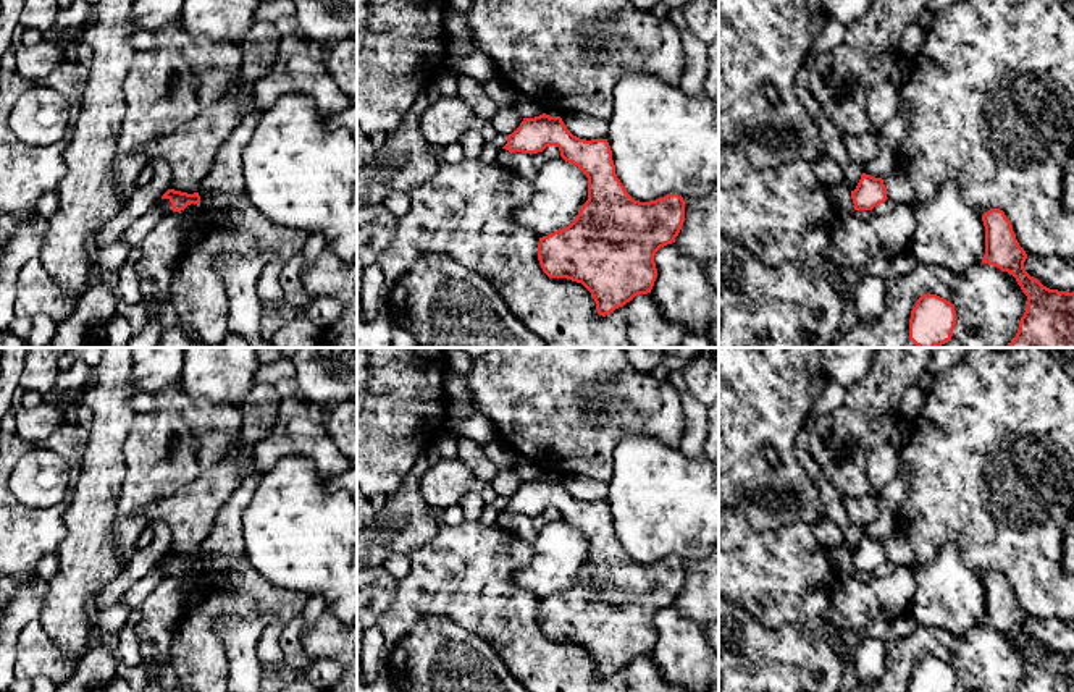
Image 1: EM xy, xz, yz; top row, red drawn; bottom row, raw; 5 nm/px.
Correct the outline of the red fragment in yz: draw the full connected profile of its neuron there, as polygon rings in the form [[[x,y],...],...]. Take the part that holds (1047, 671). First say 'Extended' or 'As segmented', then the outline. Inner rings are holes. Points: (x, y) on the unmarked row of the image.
As segmented. [[[1003,572],[985,574],[982,584],[985,589],[982,626],[1011,635],[1027,658],[1019,692],[1074,692],[1074,653],[1050,652],[1026,634],[1027,616],[1019,608],[1013,587]]]

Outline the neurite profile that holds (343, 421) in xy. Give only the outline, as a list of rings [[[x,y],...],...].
[[[357,401],[336,406],[326,424],[334,445],[350,462],[357,462]]]

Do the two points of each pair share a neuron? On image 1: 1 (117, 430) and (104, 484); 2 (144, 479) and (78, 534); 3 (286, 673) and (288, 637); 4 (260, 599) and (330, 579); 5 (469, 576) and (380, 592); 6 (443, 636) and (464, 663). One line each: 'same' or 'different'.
1: same
2: different
3: same
4: different
5: different
6: same

